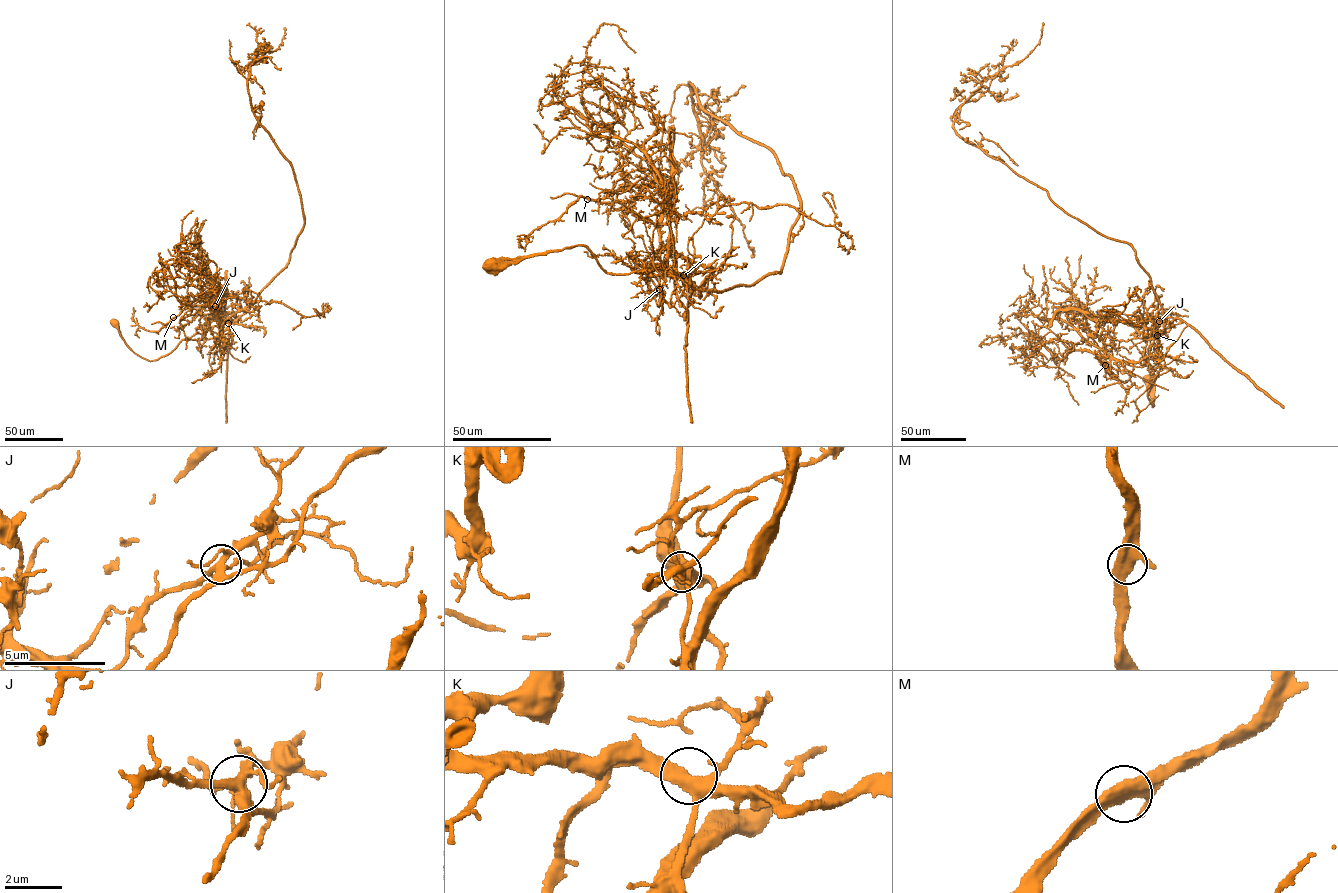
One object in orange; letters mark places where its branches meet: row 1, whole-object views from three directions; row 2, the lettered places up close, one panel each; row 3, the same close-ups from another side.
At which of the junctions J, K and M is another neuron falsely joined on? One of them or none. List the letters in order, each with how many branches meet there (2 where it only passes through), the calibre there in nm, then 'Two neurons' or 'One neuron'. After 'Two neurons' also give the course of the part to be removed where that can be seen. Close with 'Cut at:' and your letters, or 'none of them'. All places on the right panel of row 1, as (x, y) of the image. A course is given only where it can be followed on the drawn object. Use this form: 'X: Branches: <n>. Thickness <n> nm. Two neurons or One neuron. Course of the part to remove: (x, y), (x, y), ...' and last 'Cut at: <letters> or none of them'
J: Branches: 6. Thickness 340 nm. Two neurons. Course of the part to remove: (1159, 321), (1152, 328), (1096, 318), (1112, 320), (1109, 309), (1125, 306), (1102, 306), (1115, 311)
K: Branches: 4. Thickness 400 nm. One neuron
M: Branches: 3. Thickness 440 nm. One neuron
Cut at: J

